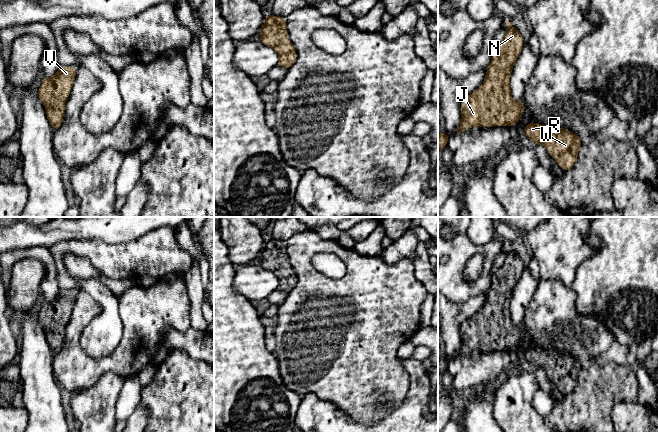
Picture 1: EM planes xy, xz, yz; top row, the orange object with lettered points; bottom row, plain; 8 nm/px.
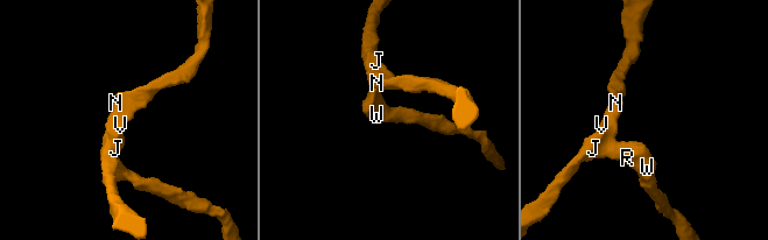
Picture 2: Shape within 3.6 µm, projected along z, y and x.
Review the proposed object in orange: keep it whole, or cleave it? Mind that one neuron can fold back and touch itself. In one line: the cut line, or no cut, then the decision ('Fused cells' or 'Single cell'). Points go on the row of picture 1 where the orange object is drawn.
No split. Single cell

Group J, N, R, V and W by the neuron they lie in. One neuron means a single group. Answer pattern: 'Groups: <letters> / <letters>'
Groups: J N R V W

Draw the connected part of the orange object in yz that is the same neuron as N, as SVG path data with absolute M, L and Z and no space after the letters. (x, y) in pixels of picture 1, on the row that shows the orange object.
M506 21L506 33L502 42L492 52L483 86L461 101L460 134L472 126L516 125L525 109L525 103L515 102L511 95L510 75L515 61L524 46L520 32Z

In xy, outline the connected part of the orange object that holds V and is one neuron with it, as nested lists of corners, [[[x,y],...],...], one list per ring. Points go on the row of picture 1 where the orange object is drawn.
[[[59,65],[57,73],[52,77],[43,78],[38,90],[38,97],[43,102],[47,118],[53,128],[57,130],[62,123],[65,103],[74,83],[77,73],[75,67]]]

